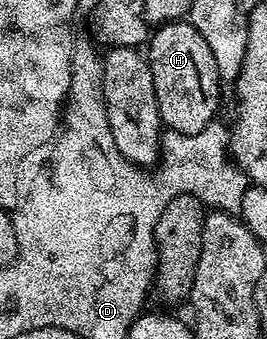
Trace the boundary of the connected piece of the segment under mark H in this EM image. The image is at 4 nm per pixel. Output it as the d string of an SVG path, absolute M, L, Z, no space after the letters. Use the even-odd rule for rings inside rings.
M189 21L163 23L149 36L148 58L152 69L152 81L156 85L156 101L160 109L163 124L171 132L179 135L199 135L209 123L215 122L218 111L218 98L224 90L216 69L216 57L212 57L212 49L208 49L208 41L200 37L200 33Z

